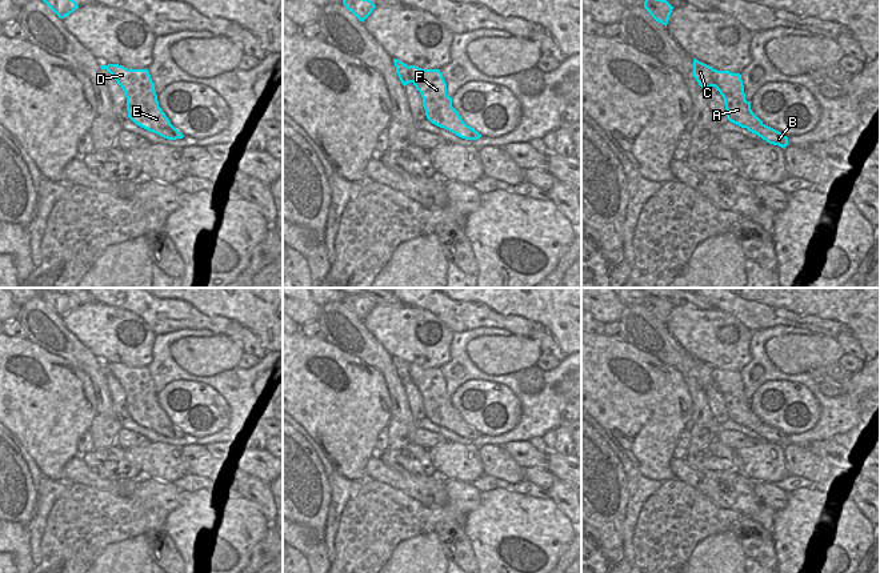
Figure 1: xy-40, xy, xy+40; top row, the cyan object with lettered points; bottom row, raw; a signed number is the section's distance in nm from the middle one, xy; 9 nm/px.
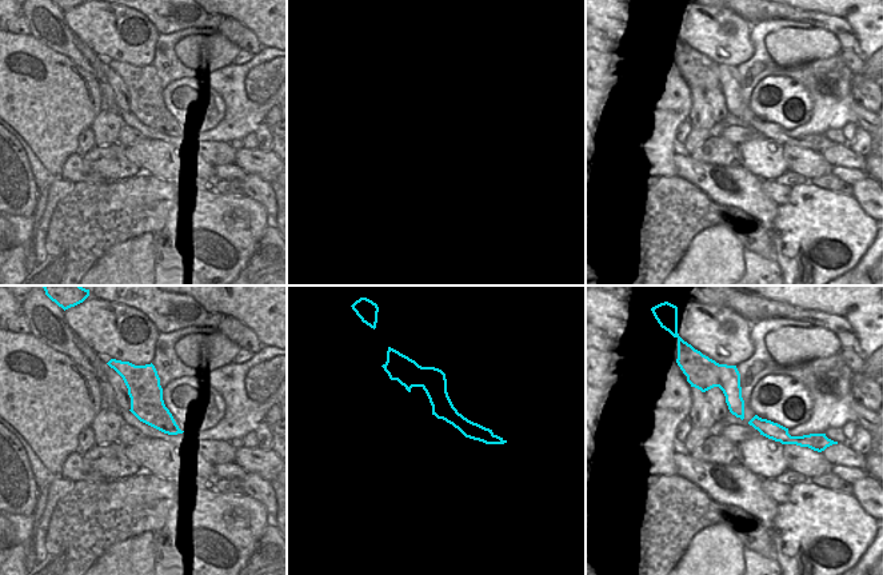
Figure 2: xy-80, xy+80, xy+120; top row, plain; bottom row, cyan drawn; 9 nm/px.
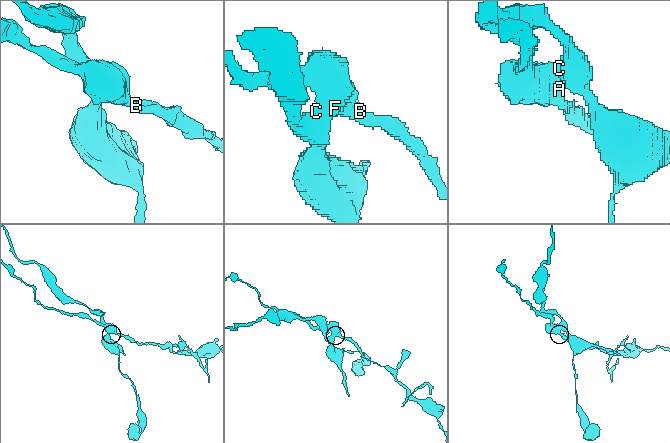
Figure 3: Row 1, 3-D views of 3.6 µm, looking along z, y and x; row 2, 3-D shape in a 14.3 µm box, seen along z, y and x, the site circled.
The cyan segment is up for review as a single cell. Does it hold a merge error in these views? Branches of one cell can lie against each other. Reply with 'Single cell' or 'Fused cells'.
Fused cells.

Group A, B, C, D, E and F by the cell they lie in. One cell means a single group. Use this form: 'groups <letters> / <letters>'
groups A B D E F / C

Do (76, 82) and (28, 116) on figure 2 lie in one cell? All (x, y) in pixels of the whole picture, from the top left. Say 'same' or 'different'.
same

